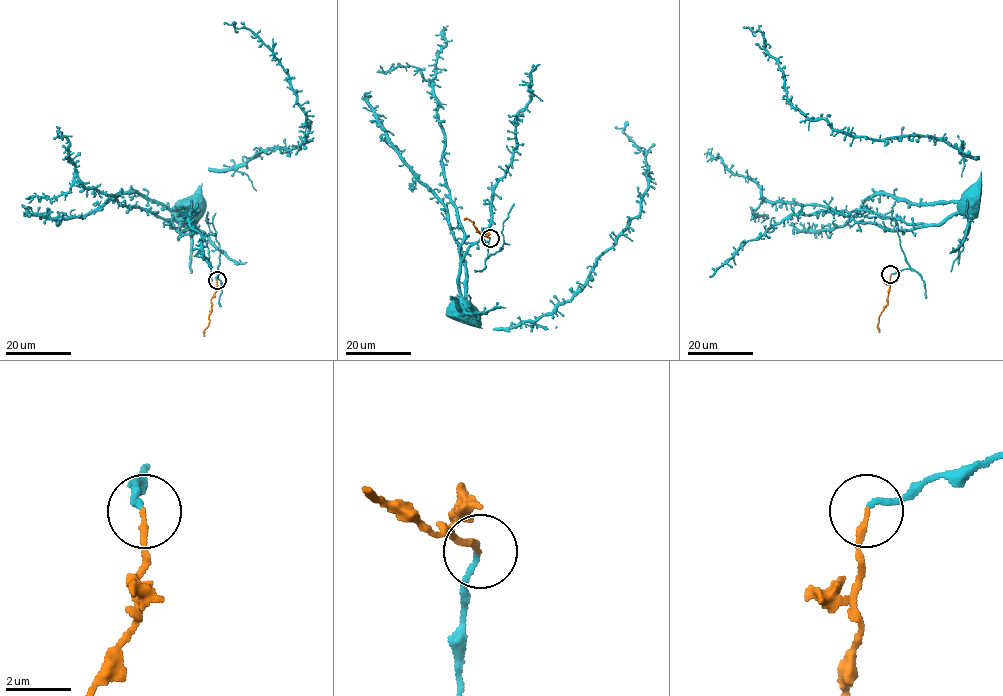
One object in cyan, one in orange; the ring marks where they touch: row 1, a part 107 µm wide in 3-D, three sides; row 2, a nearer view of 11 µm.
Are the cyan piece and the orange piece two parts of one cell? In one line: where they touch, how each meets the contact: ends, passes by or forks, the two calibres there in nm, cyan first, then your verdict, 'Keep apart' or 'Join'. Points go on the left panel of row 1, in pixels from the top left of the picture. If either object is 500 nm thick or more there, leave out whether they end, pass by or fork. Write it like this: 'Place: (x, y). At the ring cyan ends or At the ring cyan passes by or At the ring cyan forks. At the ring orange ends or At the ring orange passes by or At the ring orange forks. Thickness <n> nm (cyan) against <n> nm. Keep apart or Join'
Place: (217, 280). At the ring cyan ends. At the ring orange ends. Thickness 170 nm (cyan) against 190 nm. Keep apart

